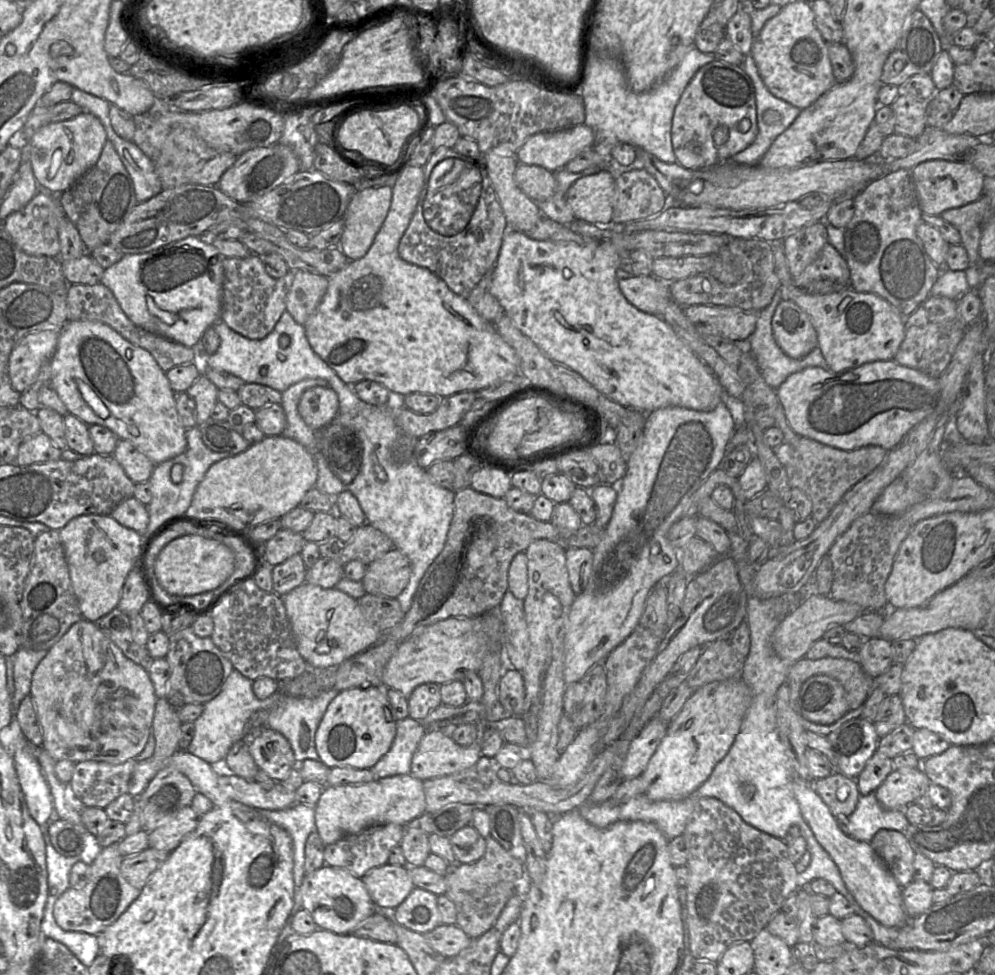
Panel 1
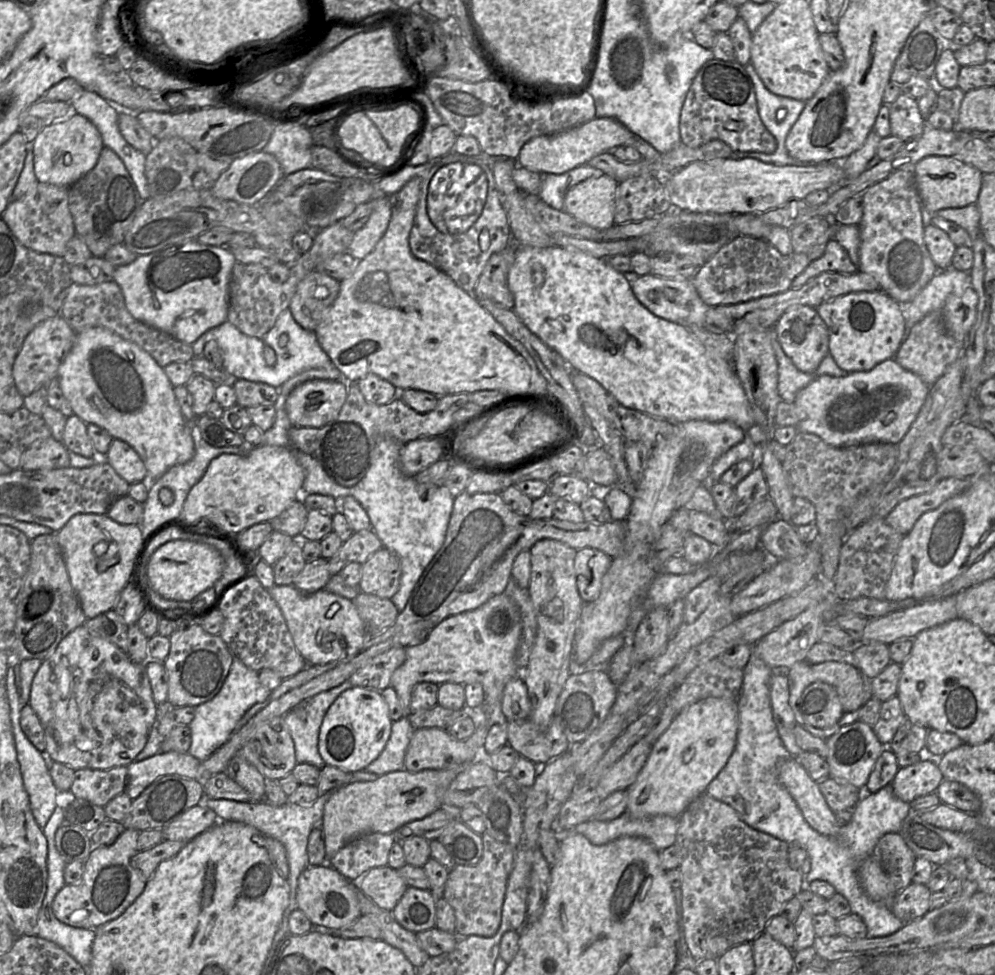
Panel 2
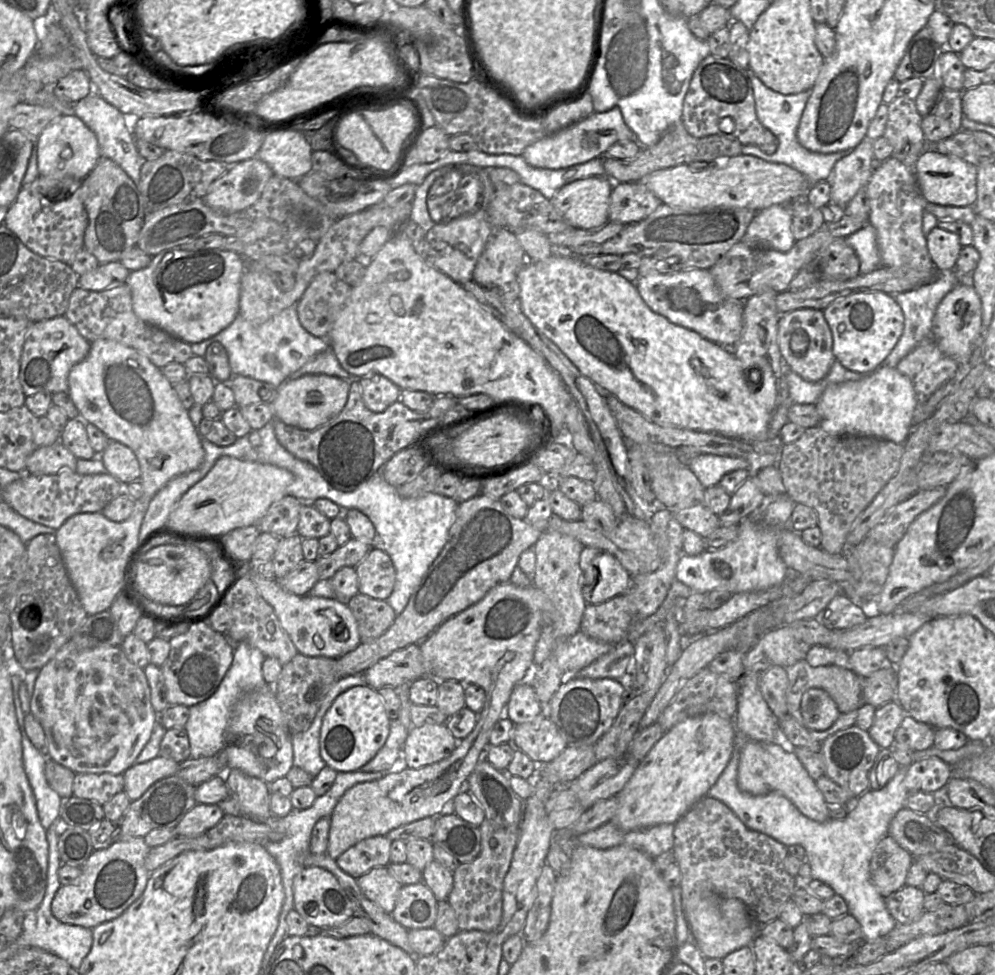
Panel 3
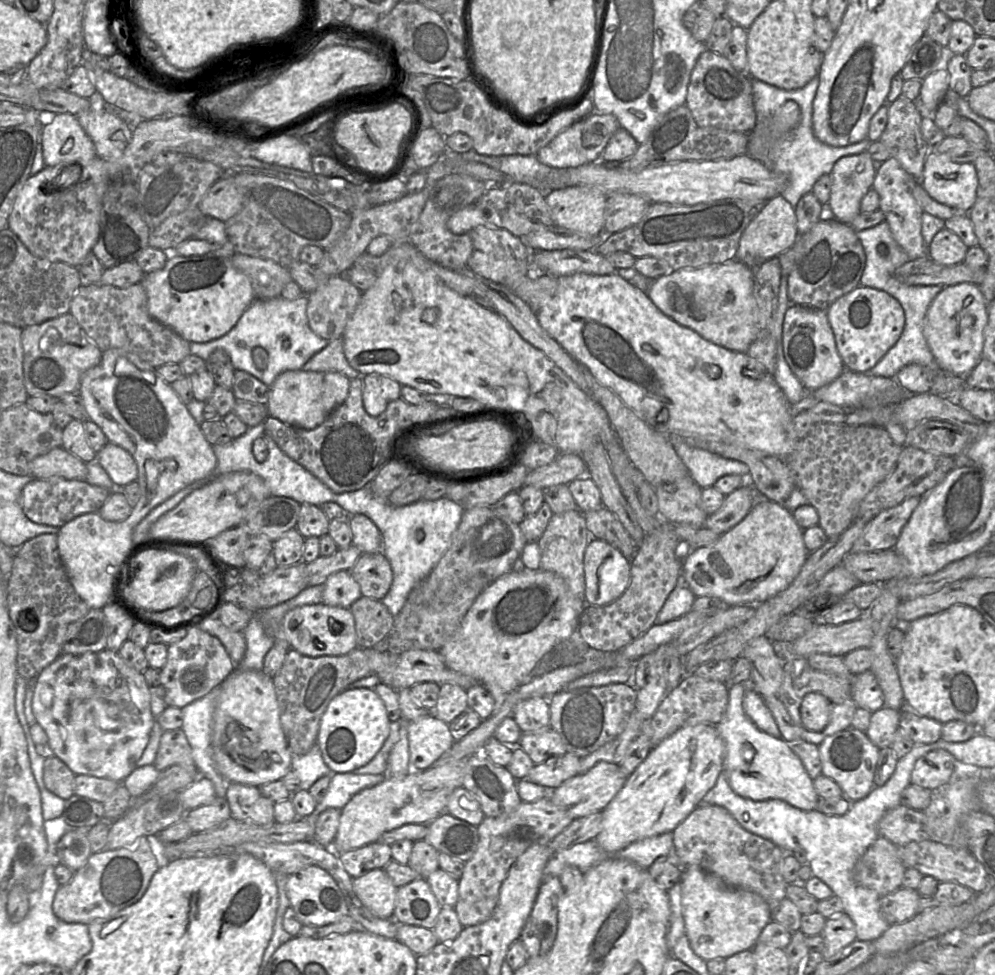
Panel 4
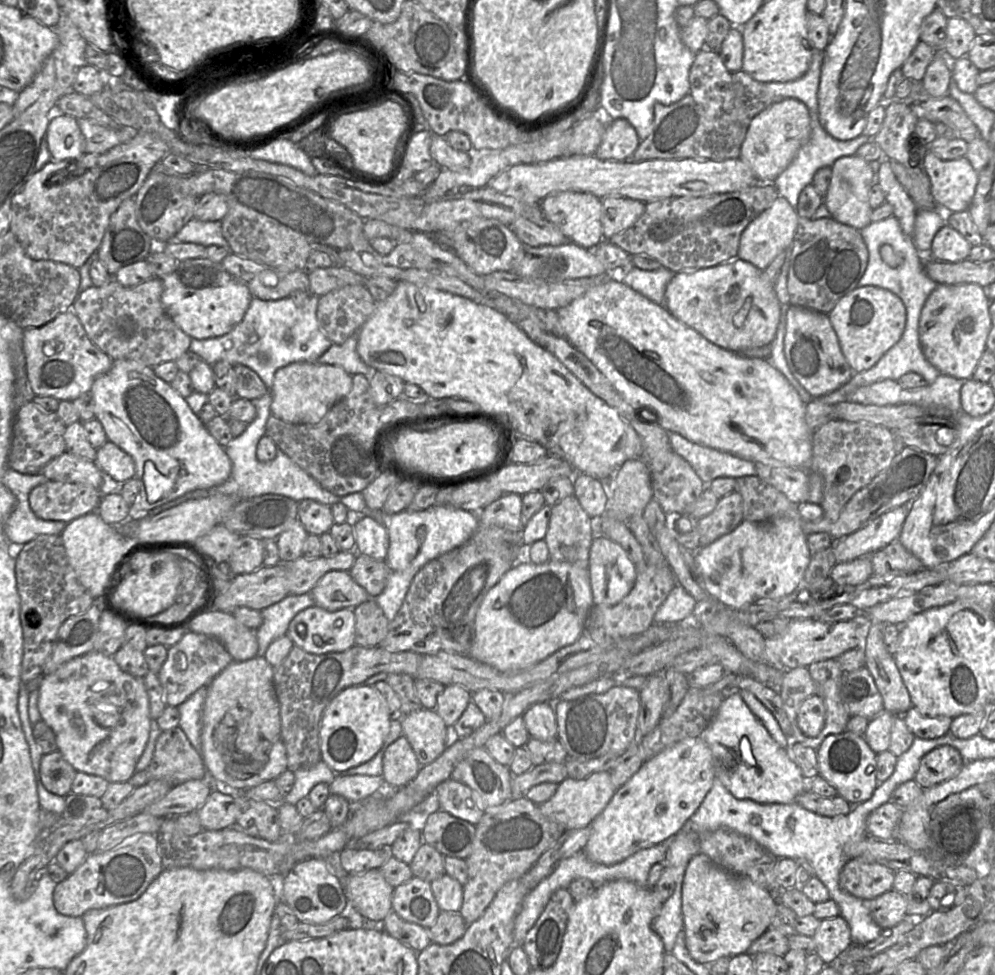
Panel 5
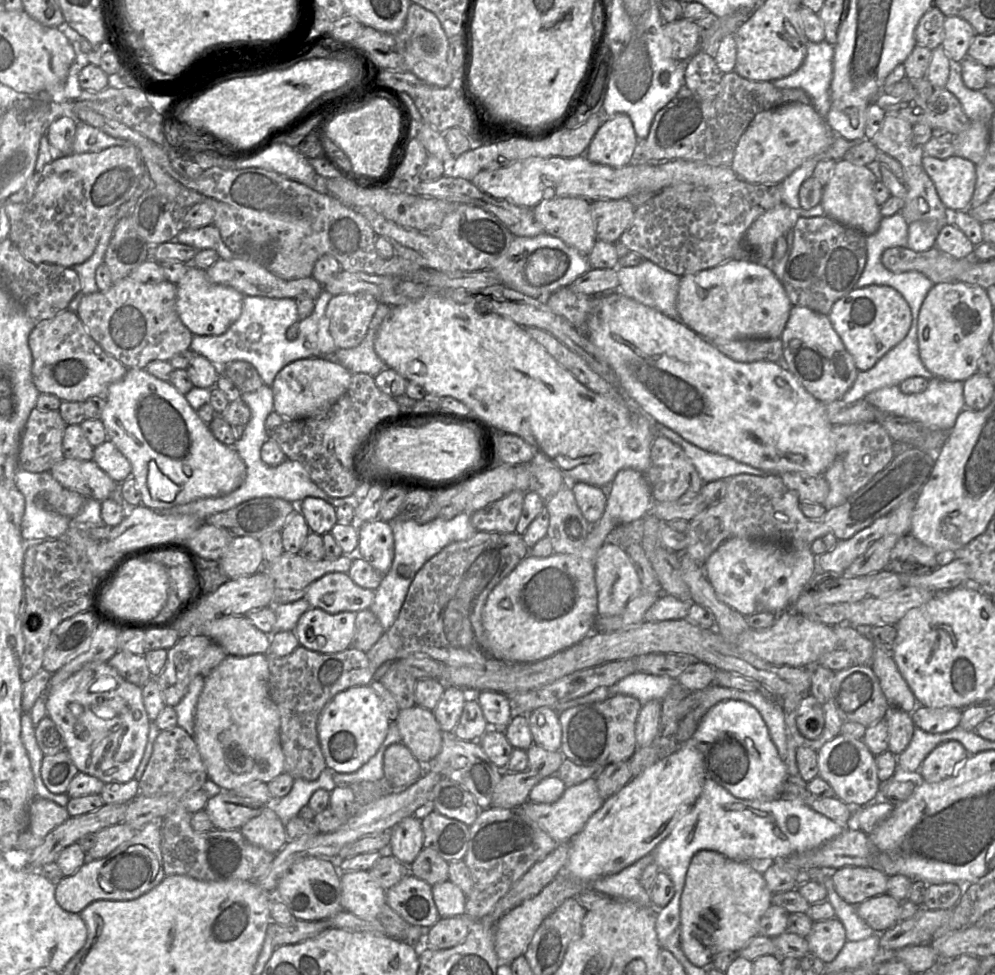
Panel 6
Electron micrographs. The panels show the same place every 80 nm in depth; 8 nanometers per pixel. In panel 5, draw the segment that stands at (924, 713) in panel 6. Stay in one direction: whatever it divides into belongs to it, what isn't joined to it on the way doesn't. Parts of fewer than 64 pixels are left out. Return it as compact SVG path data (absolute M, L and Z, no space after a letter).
M913 706L902 717L913 735L923 739L934 739L949 733L953 719L948 716L924 716Z

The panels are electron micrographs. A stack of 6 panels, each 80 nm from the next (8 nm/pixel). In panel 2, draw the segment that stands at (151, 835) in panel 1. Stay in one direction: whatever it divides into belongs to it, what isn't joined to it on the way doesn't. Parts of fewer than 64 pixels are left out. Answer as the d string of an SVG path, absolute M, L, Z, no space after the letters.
M198 804L161 830L164 840L188 842L213 826L217 821L219 818L212 809Z

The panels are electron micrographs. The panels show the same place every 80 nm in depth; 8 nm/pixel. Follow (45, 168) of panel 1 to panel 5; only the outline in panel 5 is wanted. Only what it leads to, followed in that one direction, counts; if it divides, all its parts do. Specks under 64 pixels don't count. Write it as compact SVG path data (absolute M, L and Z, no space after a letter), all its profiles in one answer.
M55 112L50 116L45 138L51 160L75 159L85 154L85 138L77 119L70 115Z

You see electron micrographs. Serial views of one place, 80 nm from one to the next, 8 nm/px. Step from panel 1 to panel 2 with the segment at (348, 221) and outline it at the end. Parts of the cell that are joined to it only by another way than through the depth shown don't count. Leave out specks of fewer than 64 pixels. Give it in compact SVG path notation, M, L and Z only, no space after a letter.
M376 194L378 205L373 209L366 223L354 232L348 252L362 260L368 255L385 233L391 218L391 201L388 196Z

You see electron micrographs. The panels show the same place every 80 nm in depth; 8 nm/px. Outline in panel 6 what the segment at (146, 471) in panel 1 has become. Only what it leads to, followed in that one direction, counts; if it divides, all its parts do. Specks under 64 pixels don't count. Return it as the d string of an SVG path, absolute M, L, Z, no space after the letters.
M108 439L94 448L93 460L118 484L132 477L132 467L129 460Z

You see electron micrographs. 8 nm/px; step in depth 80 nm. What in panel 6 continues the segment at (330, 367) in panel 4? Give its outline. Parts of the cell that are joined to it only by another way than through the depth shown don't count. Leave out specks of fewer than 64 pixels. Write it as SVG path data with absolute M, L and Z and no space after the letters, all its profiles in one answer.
M378 303L377 310L370 323L368 332L360 345L350 349L337 349L333 354L333 357L318 357L318 358L333 358L336 362L340 363L352 374L365 373L371 377L375 377L376 375L378 375L383 369L386 368L386 365L378 357L378 355L374 350L374 341L379 327L381 326L386 316L390 313L391 309L392 307L387 304Z

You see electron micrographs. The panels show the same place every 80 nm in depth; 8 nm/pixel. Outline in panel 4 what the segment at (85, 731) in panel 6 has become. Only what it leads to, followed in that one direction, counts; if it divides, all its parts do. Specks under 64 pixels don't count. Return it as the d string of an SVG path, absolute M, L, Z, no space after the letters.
M104 649L84 654L61 654L55 661L45 667L36 678L35 692L32 701L33 713L49 738L50 747L56 757L61 759L75 775L91 775L99 778L108 778L122 783L123 780L137 767L157 718L152 714L150 691L142 672L137 671L120 657L117 652Z

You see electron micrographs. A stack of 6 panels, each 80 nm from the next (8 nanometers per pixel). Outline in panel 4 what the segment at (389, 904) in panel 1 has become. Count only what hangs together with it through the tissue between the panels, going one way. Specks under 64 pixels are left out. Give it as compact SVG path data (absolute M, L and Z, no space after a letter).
M373 869L353 878L353 889L361 903L376 917L394 919L397 887L384 869Z

